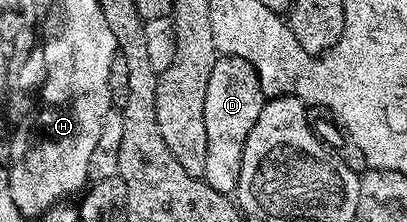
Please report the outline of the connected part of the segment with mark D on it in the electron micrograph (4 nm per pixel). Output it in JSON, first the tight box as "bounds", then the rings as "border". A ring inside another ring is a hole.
{"bounds":[202,55,266,195],"border":[[[221,55],[211,70],[206,86],[206,170],[202,177],[211,189],[224,195],[235,193],[241,174],[242,150],[258,115],[264,109],[266,97],[258,80],[257,71],[244,58]]]}

